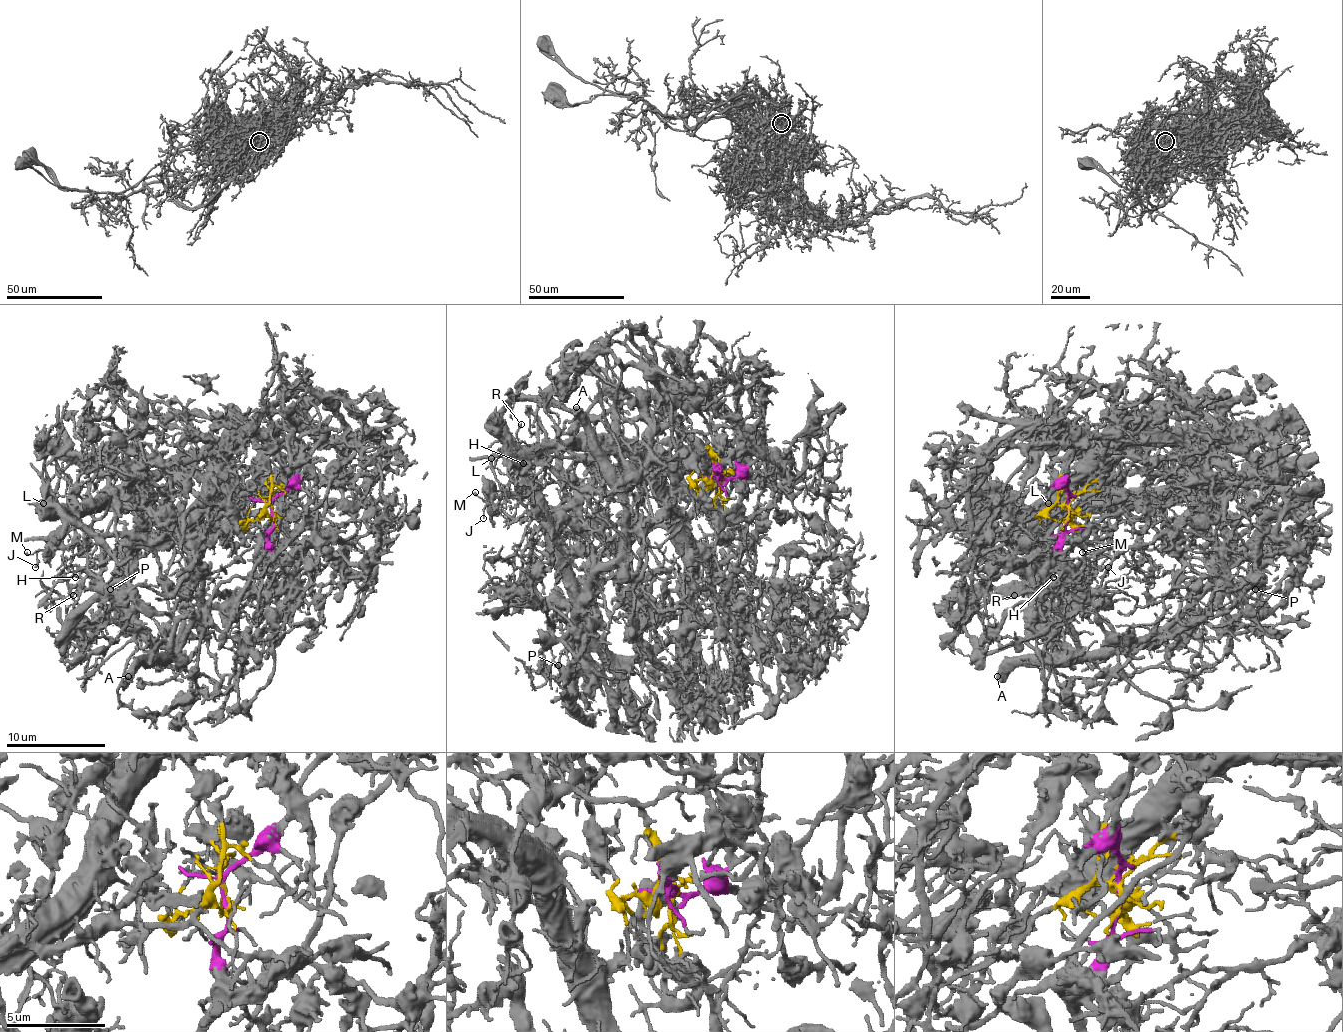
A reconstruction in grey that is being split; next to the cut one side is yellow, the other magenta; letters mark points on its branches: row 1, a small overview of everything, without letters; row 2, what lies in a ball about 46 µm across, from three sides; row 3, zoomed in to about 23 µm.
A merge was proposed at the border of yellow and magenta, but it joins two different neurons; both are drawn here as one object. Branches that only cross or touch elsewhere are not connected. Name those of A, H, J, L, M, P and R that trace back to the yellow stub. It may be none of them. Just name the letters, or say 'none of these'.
H, J, L, M, R

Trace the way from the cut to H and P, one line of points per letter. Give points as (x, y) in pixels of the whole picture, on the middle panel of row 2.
H: (720, 478), (700, 434), (538, 401), (515, 401), (503, 414), (503, 429), (530, 453), (518, 456), (523, 463)
P: (720, 478), (712, 458), (692, 468), (652, 461), (625, 496), (622, 551), (585, 591), (585, 608), (557, 666)

